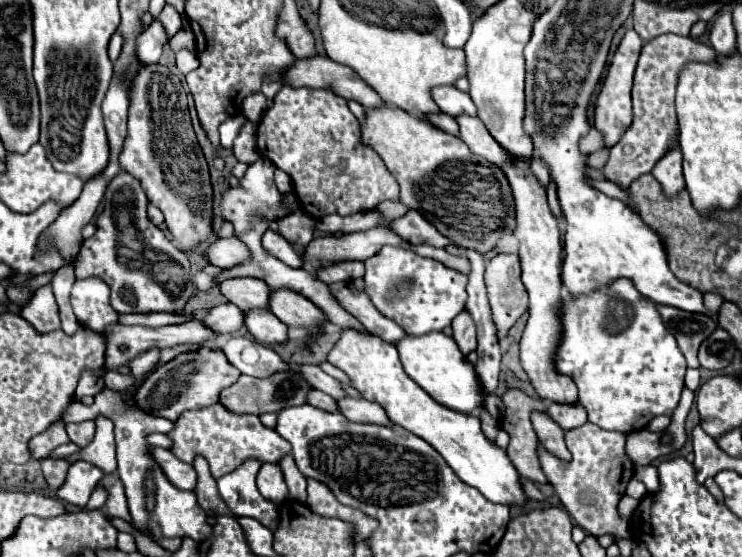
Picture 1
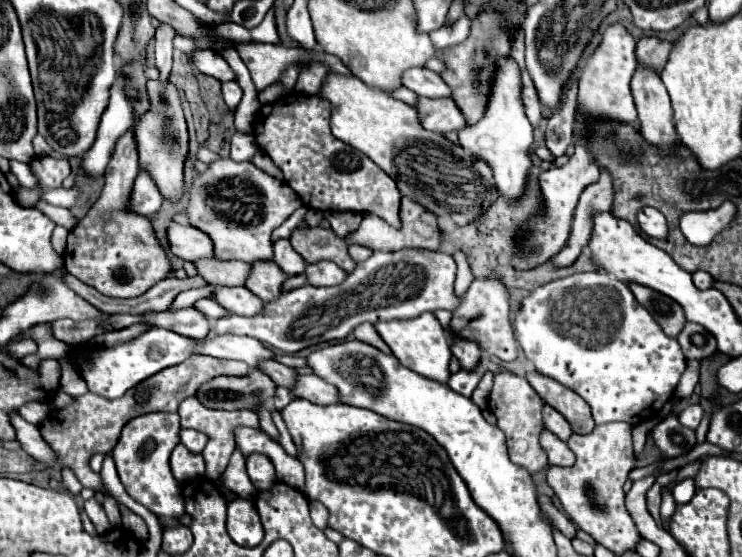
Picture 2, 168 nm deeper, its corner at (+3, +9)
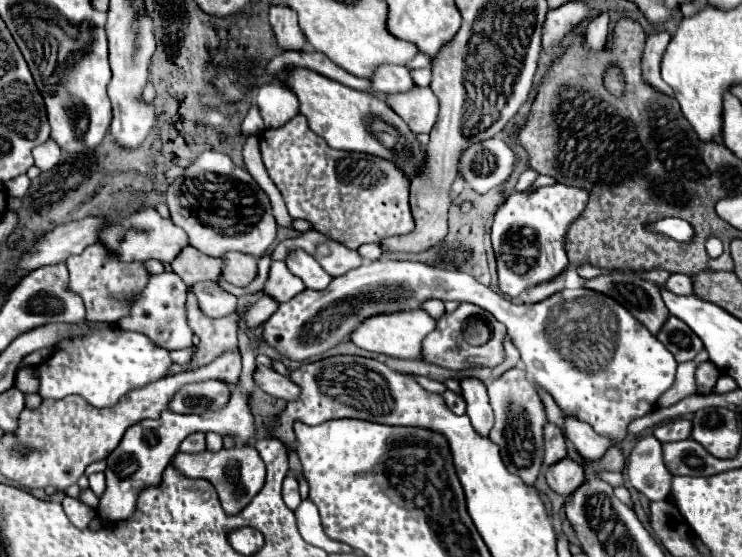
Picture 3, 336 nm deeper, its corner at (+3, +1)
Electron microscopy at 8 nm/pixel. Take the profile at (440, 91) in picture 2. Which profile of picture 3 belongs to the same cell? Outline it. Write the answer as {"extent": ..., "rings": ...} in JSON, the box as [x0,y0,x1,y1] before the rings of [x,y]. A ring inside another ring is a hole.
{"extent":[372,66,416,94],"rings":[[[380,66],[376,70],[376,76],[372,78],[372,84],[378,92],[388,94],[400,94],[412,90],[416,84],[404,66]]]}

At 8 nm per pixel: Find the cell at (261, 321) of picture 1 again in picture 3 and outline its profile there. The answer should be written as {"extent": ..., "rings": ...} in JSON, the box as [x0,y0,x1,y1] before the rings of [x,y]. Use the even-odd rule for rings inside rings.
{"extent":[192,282,238,318],"rings":[[[200,282],[192,290],[198,298],[198,304],[200,304],[202,312],[210,318],[230,316],[230,314],[236,314],[236,310],[238,310],[236,296],[220,290],[216,282]]]}

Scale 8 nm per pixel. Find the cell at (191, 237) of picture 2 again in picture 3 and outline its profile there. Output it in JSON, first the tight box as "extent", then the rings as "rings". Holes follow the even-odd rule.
{"extent":[100,208,190,264],"rings":[[[146,208],[138,214],[132,214],[130,218],[122,218],[120,222],[110,224],[106,230],[102,230],[100,242],[104,242],[110,250],[114,250],[126,262],[132,262],[132,260],[146,262],[150,258],[156,258],[164,264],[170,264],[182,252],[184,246],[190,246],[186,234],[178,226],[174,226],[170,220],[164,220],[154,208]]]}

